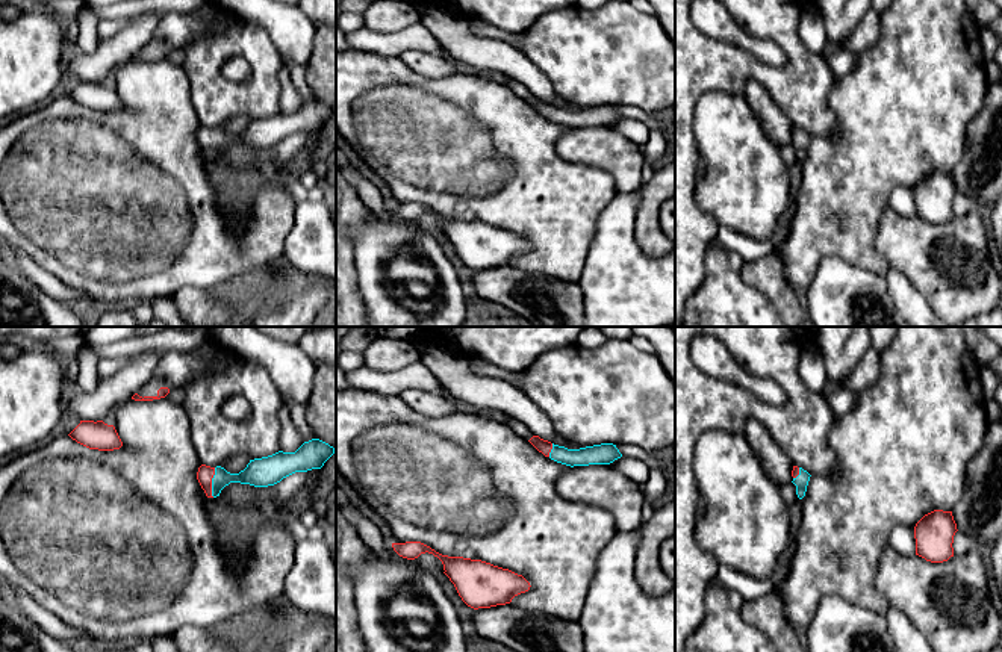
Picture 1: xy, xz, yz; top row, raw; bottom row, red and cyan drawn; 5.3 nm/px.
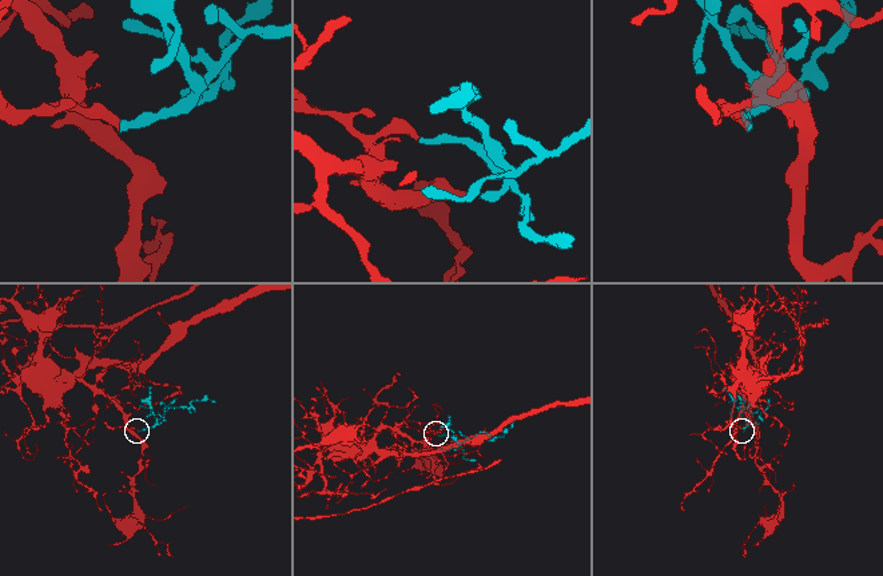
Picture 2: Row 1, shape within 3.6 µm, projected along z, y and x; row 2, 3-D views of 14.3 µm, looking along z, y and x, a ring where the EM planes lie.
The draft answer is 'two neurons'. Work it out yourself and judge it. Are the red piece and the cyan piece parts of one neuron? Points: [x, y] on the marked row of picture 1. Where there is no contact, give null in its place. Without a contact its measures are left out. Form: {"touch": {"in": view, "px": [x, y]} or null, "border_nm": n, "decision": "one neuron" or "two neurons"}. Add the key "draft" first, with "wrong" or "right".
{"draft": "wrong", "touch": {"in": "xy", "px": [211, 483]}, "border_nm": 160, "decision": "one neuron"}

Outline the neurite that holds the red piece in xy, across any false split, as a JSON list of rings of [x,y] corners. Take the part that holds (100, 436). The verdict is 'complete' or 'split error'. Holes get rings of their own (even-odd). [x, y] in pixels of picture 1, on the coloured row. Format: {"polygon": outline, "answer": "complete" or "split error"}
{"polygon": [[[80,421],[68,436],[89,449],[114,451],[123,446],[115,427],[103,421]]], "answer": "complete"}

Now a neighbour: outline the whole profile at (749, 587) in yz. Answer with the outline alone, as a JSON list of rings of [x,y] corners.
[[[719,564],[716,579],[727,590],[737,591],[743,601],[755,601],[776,591],[776,585],[772,579],[758,579],[722,564]]]

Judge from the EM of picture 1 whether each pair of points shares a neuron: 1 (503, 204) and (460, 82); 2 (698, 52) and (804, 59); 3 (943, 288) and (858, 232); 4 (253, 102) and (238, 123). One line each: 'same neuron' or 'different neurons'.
1: same neuron
2: same neuron
3: different neurons
4: different neurons

